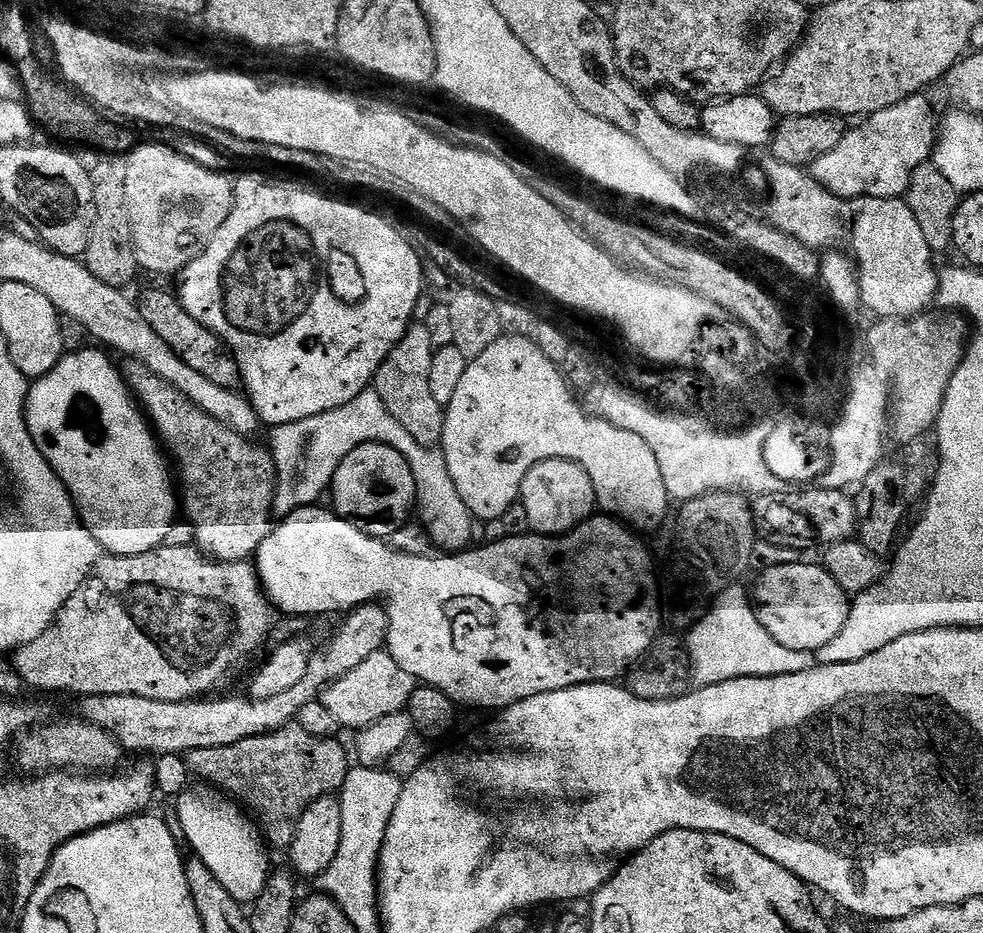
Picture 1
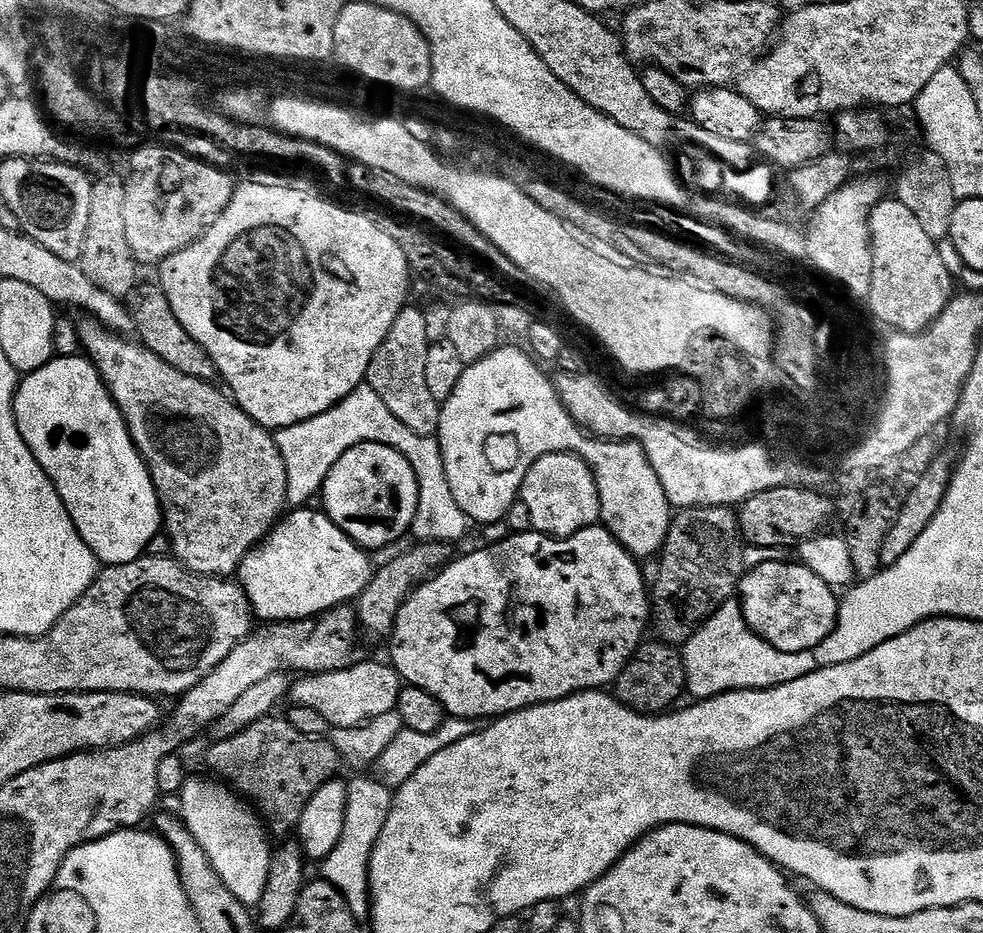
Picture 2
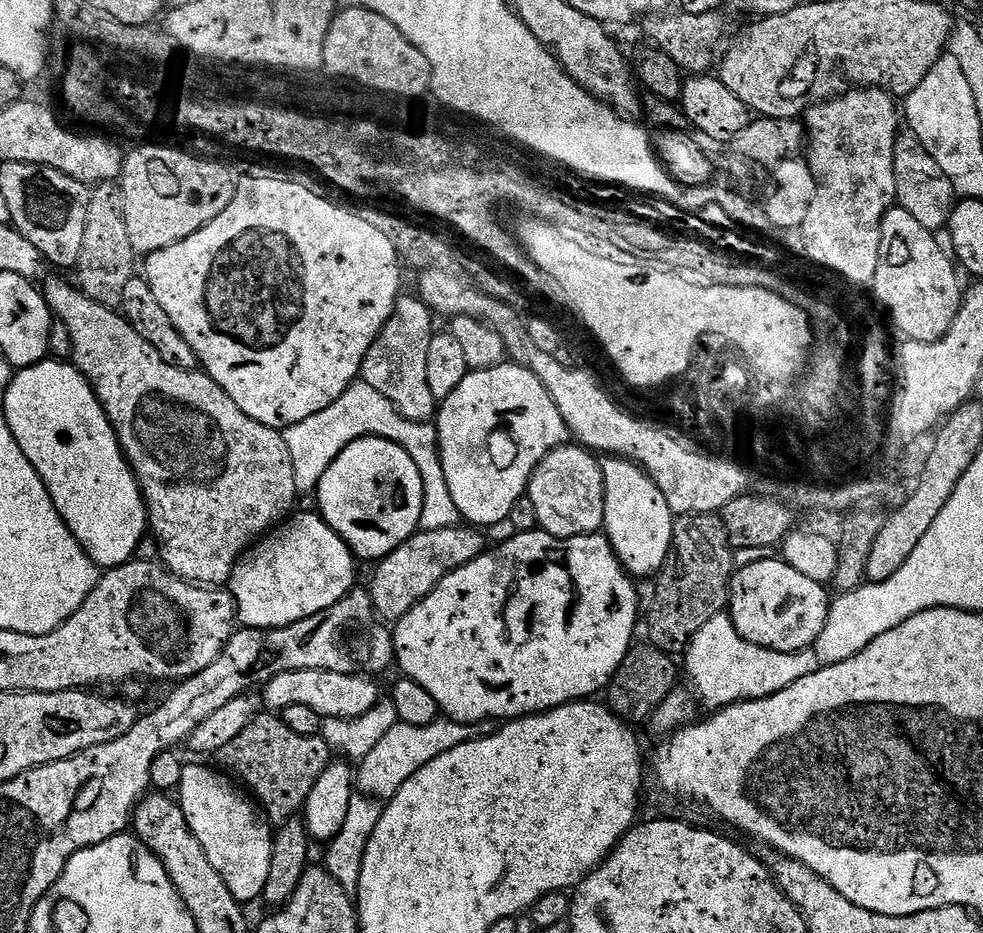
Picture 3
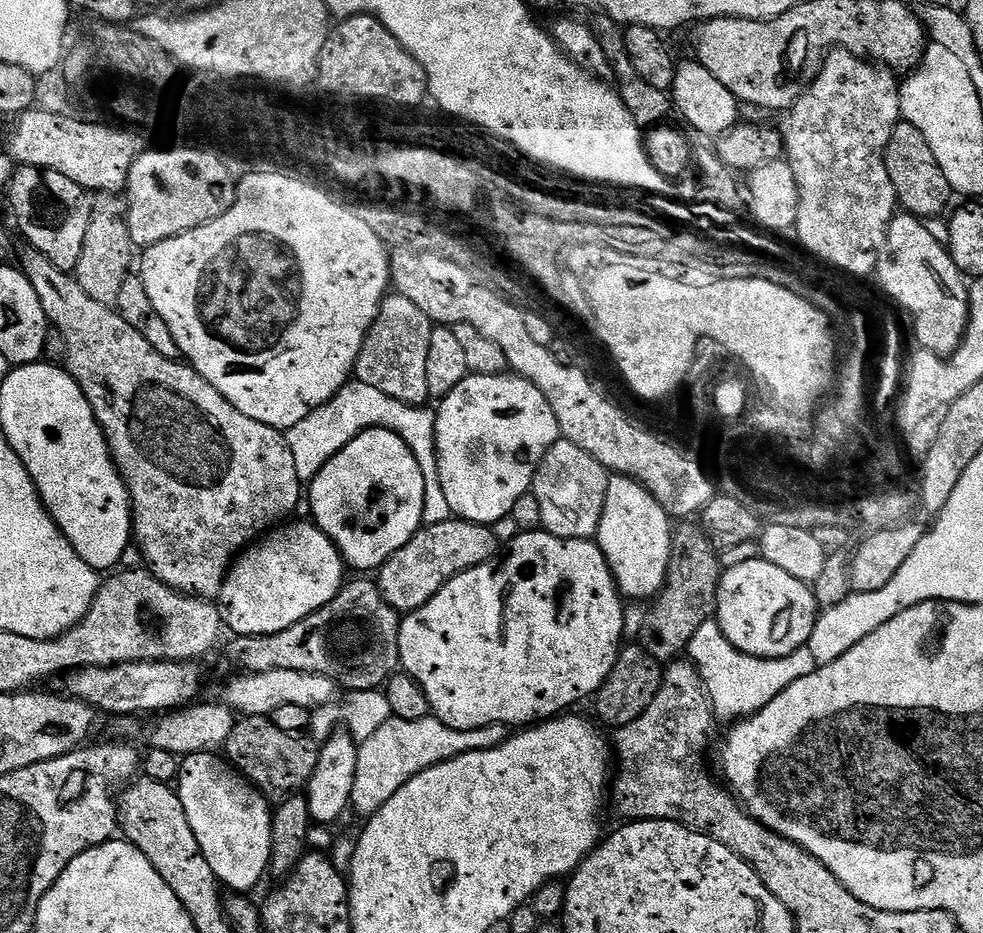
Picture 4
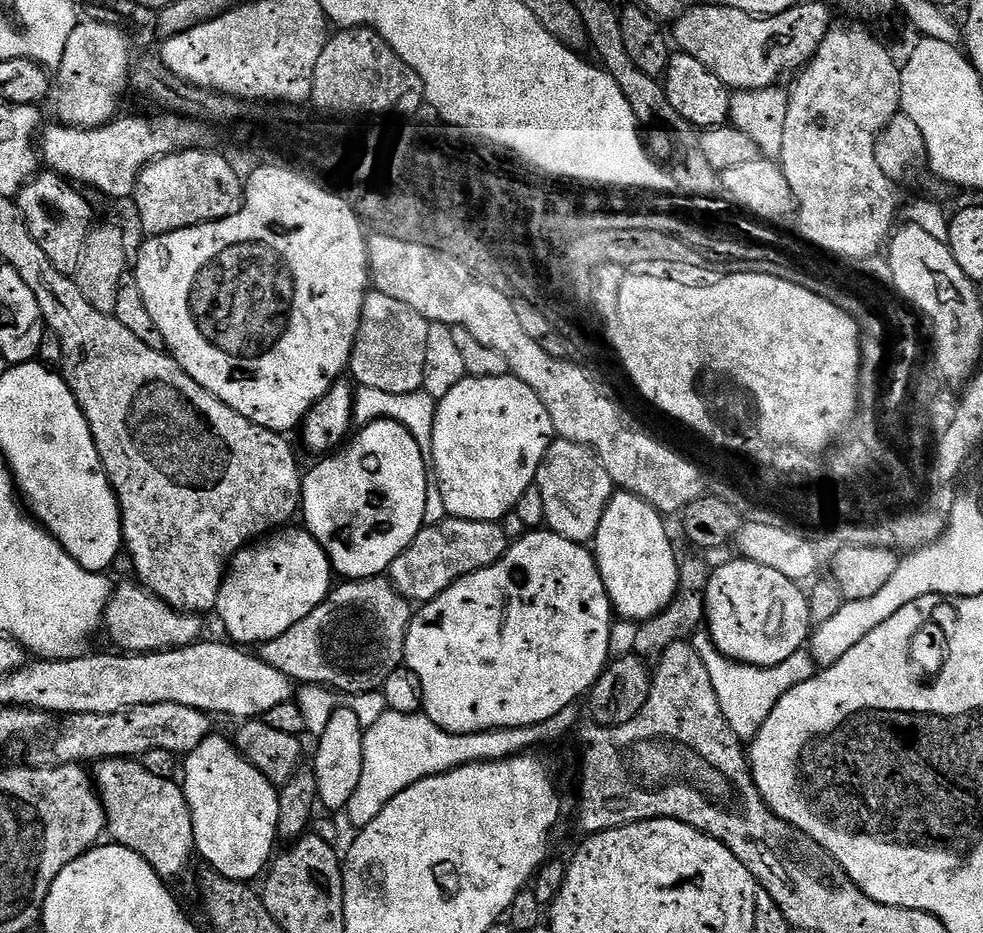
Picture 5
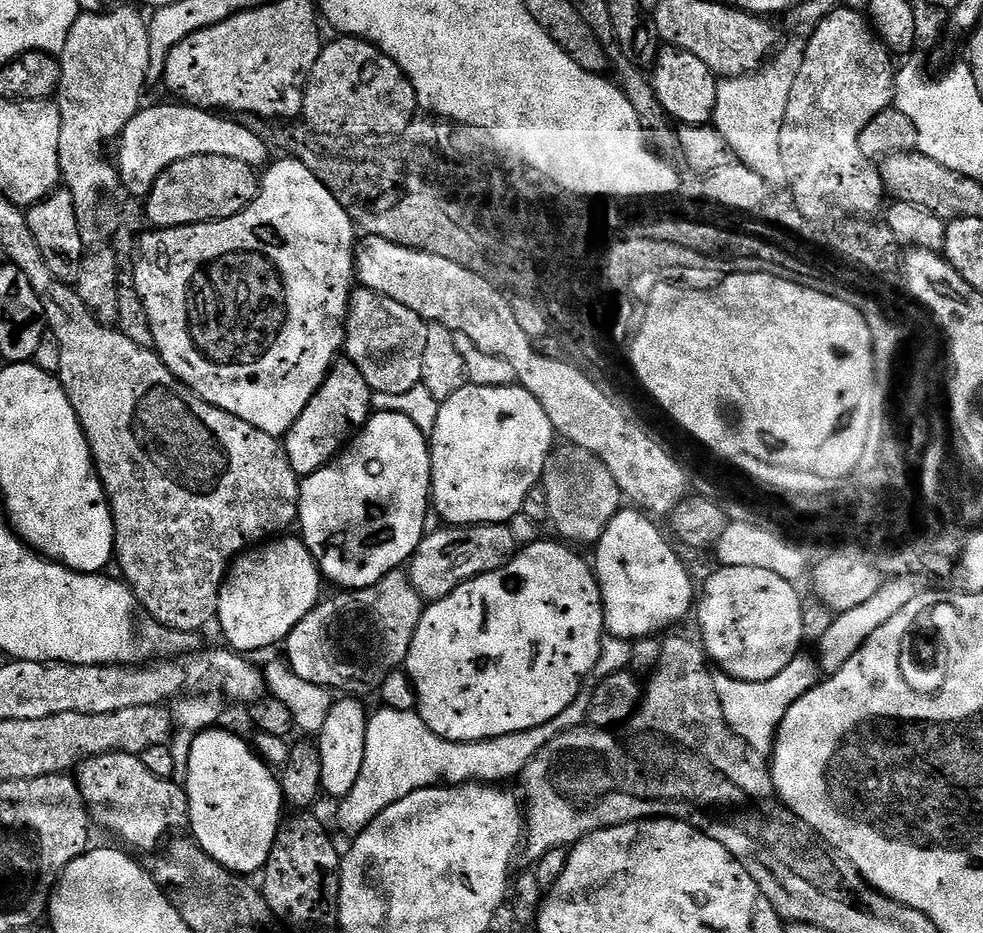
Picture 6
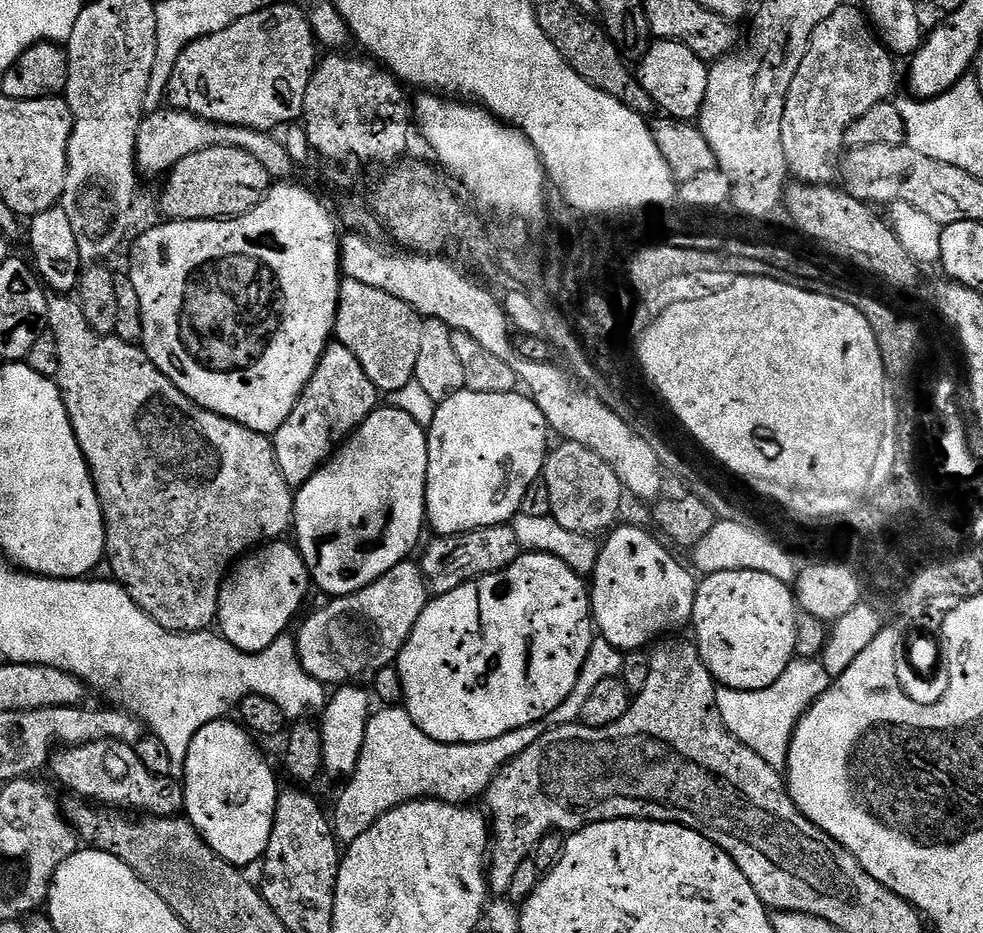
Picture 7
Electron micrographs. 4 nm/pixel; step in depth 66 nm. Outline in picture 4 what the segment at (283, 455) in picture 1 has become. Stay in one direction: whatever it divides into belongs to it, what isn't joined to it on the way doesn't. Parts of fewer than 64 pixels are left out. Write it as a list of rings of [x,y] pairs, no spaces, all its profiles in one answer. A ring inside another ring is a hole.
[[[355,378],[349,379],[344,389],[330,403],[315,408],[305,420],[295,424],[293,428],[287,429],[286,435],[290,446],[290,454],[294,454],[294,466],[298,470],[298,478],[302,482],[311,482],[322,470],[322,466],[326,466],[326,462],[330,462],[330,458],[337,456],[351,440],[358,438],[358,434],[362,434],[371,428],[385,428],[394,434],[398,434],[398,438],[402,438],[406,442],[406,446],[410,446],[414,458],[418,458],[418,466],[422,470],[422,478],[424,479],[424,501],[422,502],[424,524],[437,524],[453,519],[450,502],[446,499],[446,493],[442,490],[442,478],[438,470],[435,411],[428,406],[398,402],[398,398],[390,398],[386,394],[382,394],[382,390],[374,390],[374,386],[366,386],[366,382]]]

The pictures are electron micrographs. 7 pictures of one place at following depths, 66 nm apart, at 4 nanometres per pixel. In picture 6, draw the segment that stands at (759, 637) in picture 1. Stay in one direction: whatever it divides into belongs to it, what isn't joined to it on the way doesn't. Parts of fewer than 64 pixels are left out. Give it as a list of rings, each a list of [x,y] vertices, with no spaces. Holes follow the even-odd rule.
[[[797,654],[782,670],[782,674],[774,674],[766,682],[744,682],[728,676],[725,672],[717,671],[714,675],[714,686],[718,690],[718,702],[722,702],[722,714],[728,725],[754,750],[765,754],[771,753],[776,744],[776,731],[780,728],[782,718],[786,718],[786,710],[802,698],[814,685],[821,683],[820,665],[805,654]]]

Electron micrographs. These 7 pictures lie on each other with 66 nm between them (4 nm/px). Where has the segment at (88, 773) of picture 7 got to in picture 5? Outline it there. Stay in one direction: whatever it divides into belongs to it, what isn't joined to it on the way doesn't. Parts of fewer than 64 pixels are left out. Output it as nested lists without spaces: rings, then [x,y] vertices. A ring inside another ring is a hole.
[[[136,758],[101,760],[95,768],[94,783],[104,808],[107,835],[134,850],[165,882],[182,875],[196,852],[194,822],[183,787],[176,780],[150,774]]]

